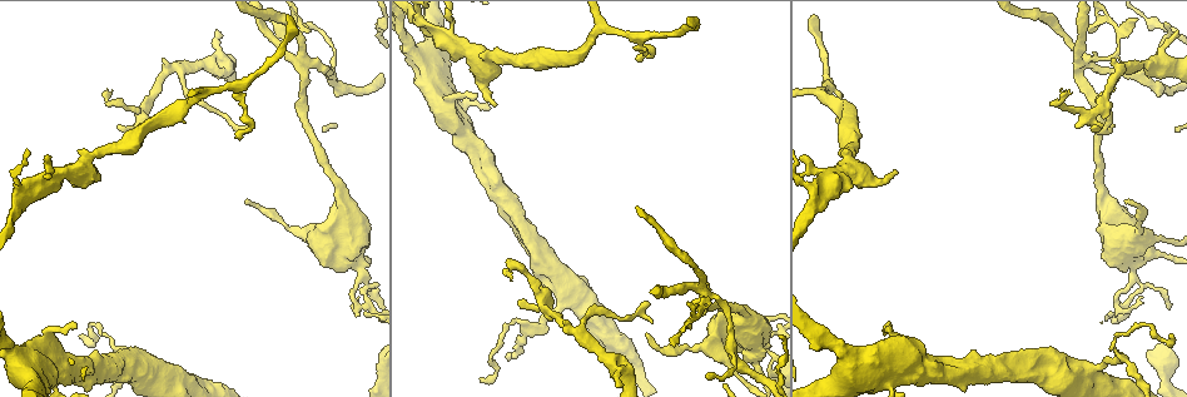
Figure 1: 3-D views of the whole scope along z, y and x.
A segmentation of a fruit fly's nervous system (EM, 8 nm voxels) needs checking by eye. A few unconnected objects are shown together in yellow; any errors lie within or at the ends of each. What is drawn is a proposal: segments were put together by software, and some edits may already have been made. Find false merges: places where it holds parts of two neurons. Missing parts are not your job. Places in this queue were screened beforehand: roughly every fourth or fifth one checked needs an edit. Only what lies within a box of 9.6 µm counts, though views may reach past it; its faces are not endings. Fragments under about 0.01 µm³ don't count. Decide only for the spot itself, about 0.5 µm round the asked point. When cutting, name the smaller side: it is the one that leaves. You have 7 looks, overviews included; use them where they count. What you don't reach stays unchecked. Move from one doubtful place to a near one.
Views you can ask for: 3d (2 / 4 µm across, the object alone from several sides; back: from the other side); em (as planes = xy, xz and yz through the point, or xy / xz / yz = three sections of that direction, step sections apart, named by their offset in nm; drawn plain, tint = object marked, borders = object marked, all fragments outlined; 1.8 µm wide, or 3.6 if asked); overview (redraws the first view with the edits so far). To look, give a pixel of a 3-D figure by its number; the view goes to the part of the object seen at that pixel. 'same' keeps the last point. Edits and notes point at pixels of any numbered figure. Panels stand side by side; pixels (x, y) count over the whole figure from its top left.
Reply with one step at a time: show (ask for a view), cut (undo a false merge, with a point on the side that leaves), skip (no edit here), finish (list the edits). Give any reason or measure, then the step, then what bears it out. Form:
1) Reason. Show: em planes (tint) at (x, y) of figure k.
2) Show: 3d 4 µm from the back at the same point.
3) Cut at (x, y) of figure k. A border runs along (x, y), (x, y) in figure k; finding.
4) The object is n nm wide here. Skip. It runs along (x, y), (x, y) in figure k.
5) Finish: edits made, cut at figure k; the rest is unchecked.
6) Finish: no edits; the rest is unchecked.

A fork. Show: em 3.6 µm xz step 4 (tint) at (1097, 113) of figure 1.

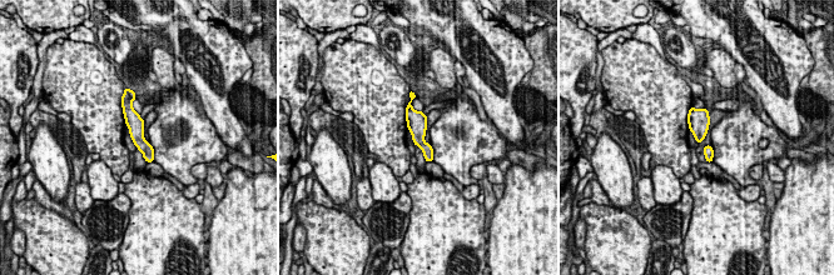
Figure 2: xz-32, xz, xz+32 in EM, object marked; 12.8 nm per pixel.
Show: em 3.6 µm planes (tint) at the same point.

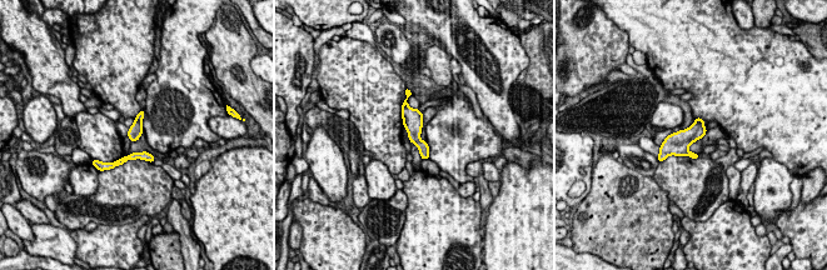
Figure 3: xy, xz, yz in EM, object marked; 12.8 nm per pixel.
The object is 180 nm wide here. Skip. All the same neuron.

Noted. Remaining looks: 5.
A fork. Show: em yz step 4 (tint) at (623, 373) of figure 1.

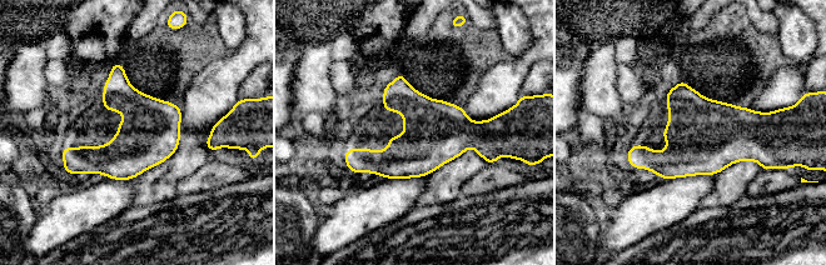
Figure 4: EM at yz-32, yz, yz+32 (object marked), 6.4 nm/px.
Show: em planes (borders) at the same point.

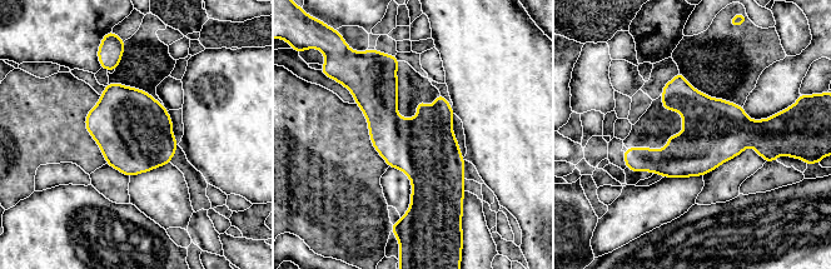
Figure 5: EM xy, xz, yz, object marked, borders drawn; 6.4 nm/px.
Skip. Continuous, no second neuron.

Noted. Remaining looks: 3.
Four or more arms meet. Show: 3d 4 µm at (299, 69) of figure 1.

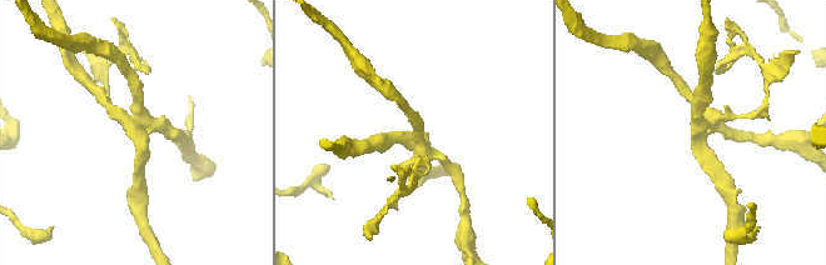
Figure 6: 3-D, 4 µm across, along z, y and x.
Shape alone is not enough. Show: em planes (tint) at (412, 138) of figure 6.

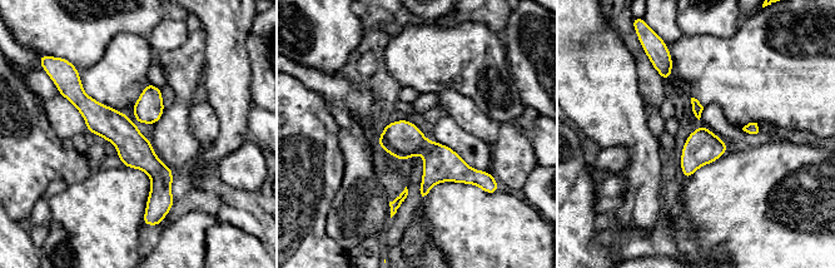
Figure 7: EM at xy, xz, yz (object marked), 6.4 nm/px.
Cut at (441, 163) of figure 7. Two neurons meet here.

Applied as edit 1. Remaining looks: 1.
Finish: edits made, cut at figure 7; the rest is unchecked.

